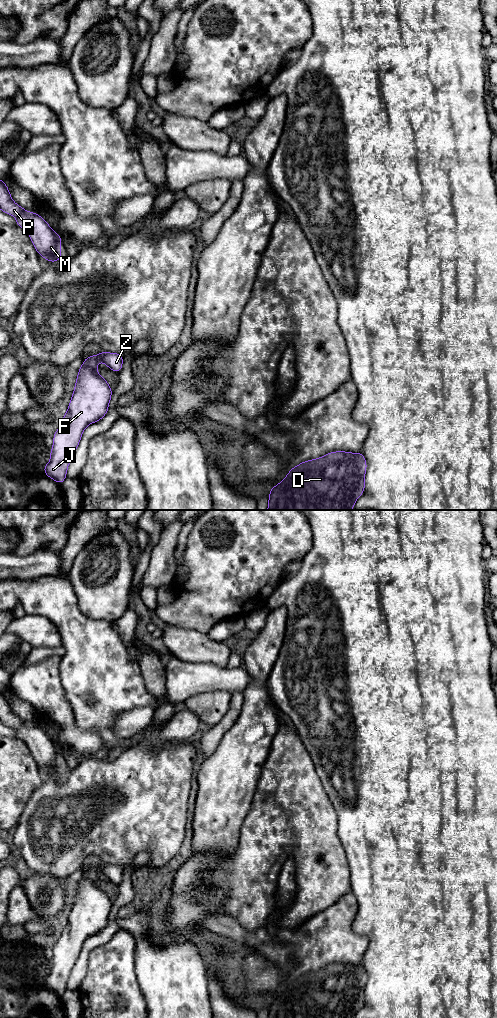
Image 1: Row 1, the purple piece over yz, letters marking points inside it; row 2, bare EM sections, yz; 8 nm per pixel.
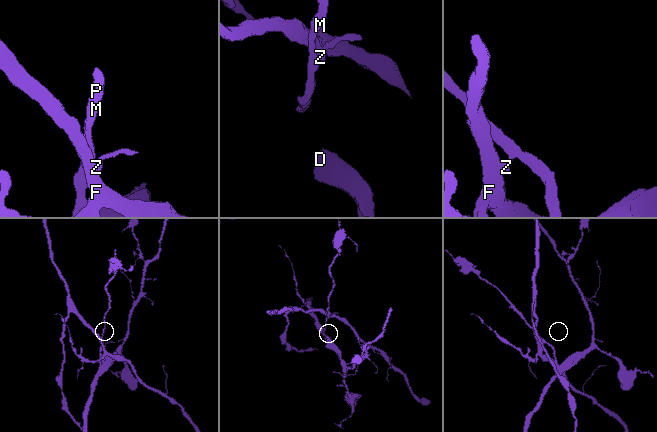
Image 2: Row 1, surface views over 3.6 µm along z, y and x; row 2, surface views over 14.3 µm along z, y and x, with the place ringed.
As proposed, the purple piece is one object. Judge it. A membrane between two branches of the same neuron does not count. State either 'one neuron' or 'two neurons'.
two neurons

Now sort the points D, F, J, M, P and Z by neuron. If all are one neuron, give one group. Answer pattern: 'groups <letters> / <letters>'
groups D M P Z / F J

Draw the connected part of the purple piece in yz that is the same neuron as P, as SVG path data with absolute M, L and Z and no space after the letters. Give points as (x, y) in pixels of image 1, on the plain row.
M0 692L0 722L16 730L16 737L29 747L39 768L48 774L61 771L62 751L38 725L25 722L16 716L9 704L6 694Z

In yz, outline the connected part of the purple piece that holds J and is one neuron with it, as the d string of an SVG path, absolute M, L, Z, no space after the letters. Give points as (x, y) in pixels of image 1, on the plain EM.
M99 867L83 870L74 904L61 937L53 947L50 974L43 978L47 989L62 997L70 973L89 936L99 934L107 925L113 903L97 883Z

